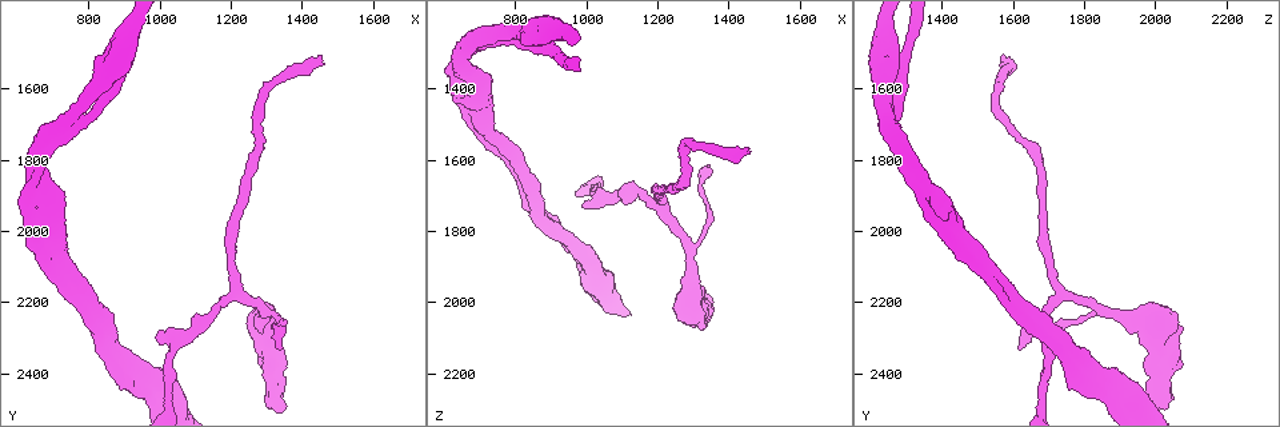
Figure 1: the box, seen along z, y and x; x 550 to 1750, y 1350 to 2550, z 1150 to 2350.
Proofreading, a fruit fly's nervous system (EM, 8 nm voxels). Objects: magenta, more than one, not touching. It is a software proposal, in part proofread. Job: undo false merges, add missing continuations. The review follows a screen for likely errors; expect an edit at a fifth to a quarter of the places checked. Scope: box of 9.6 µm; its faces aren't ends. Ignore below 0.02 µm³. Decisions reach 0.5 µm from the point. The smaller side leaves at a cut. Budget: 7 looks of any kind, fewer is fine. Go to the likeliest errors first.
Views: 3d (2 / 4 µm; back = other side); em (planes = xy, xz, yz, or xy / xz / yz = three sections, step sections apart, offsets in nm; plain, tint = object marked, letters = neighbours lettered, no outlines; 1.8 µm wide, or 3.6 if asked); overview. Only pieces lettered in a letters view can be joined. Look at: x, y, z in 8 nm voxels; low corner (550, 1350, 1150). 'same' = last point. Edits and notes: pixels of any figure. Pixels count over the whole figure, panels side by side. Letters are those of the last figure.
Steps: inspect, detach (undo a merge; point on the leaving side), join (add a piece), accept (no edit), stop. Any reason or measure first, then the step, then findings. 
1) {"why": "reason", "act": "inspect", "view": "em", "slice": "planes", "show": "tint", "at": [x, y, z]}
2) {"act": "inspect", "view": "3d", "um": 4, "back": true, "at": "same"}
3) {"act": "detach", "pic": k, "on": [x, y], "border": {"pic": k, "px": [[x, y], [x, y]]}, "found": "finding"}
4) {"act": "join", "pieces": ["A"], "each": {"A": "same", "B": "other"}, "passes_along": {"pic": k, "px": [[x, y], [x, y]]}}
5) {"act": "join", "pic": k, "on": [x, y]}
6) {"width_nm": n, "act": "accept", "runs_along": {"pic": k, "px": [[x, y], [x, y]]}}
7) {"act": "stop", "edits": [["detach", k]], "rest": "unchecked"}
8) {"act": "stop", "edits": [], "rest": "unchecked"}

{"why": "branch stops here", "act": "inspect", "view": "em", "slice": "xy", "step": 4, "show": "tint", "at": [1450, 1510, 1560]}

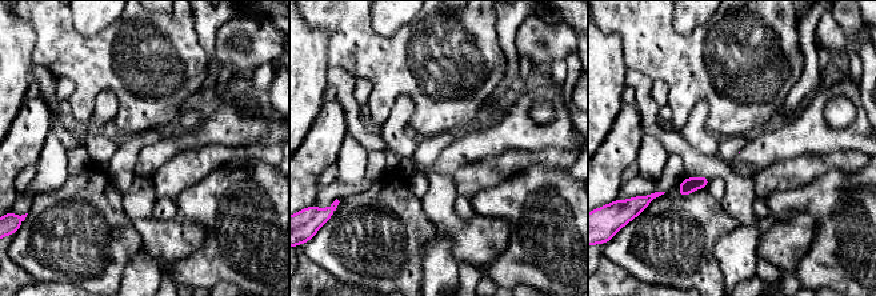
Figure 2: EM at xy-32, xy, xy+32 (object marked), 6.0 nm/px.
{"act": "inspect", "view": "em", "slice": "planes", "show": "letters", "at": "same"}

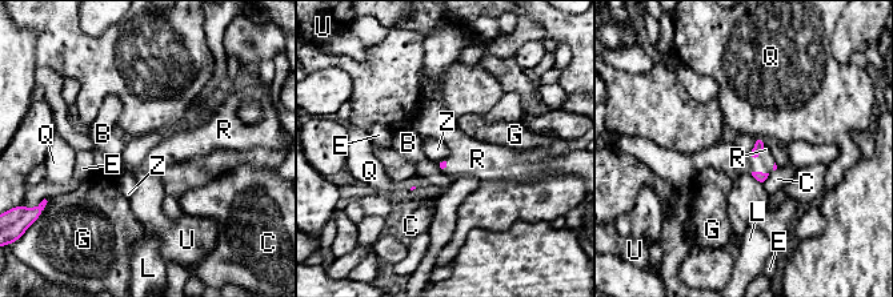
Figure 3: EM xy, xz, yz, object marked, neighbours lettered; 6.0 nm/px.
{"act": "join", "pic": 3, "on": [764, 163], "each": {"B": "other", "C": "other", "E": "other", "G": "other", "L": "other", "Q": "other", "R": "same", "U": "other", "Z": "other"}, "passes_along": {"pic": 3, "px": [[759, 147], [757, 155], [764, 163]]}, "found": "it goes on there"}

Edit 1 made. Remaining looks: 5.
{"why": "three-way junction", "act": "inspect", "view": "3d", "um": 4, "back": true, "at": [890, 1550, 1270]}

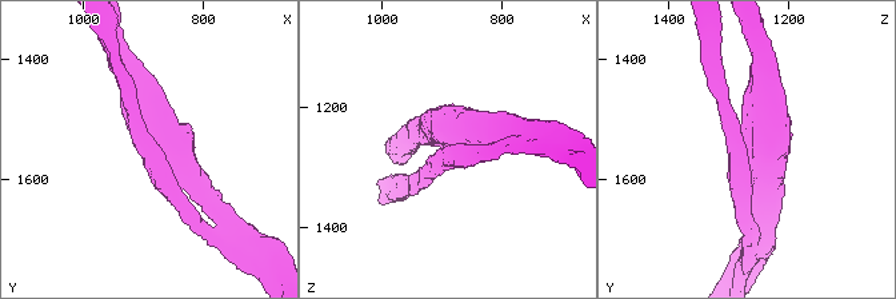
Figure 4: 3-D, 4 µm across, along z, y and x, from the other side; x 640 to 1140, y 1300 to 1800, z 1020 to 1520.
{"act": "inspect", "view": "em", "um": 3.6, "slice": "planes", "show": "tint", "at": [885, 1545, 1275]}

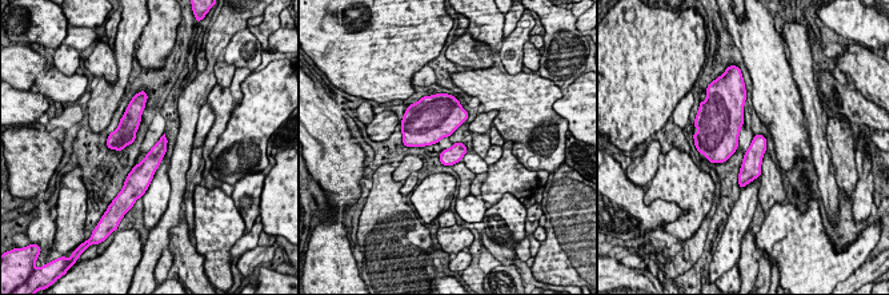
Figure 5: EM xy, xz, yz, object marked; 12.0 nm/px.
{"act": "inspect", "view": "em", "um": 3.6, "slice": "planes", "show": "letters", "at": "same"}

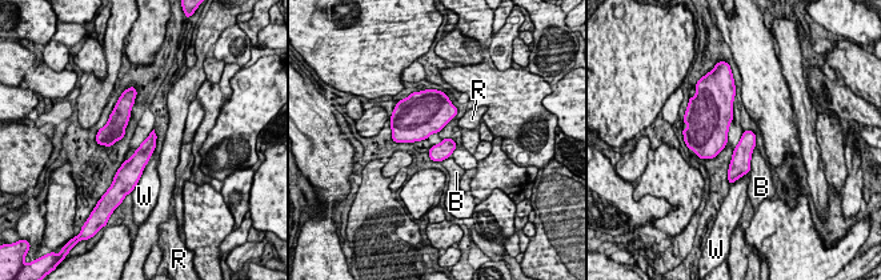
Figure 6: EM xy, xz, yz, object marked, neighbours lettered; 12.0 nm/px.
{"act": "accept", "each": {"B": "other", "R": "other", "W": "other"}, "border": {"pic": 6, "px": [[151, 155], [139, 182], [133, 187]]}, "found": "continuous, no second cell"}

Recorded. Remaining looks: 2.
{"why": "closes a loop", "act": "inspect", "view": "em", "slice": "xz", "step": 4, "show": "tint", "at": [670, 1870, 1350]}

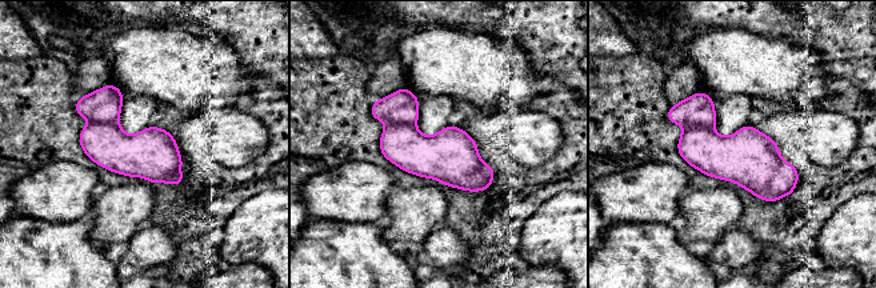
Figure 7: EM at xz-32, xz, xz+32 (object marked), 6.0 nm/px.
{"act": "inspect", "view": "em", "slice": "planes", "show": "letters", "at": "same"}

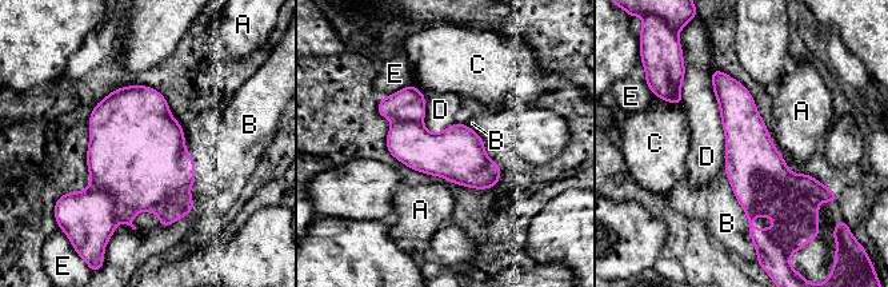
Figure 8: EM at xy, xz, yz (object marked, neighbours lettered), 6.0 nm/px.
{"longest_contact_nm": ["D", 600], "act": "accept", "each": {"A": "other", "B": "other", "C": "other", "D": "other", "E": "other"}, "runs_along": {"pic": 8, "px": [[716, 72], [775, 195], [775, 220]]}, "found": "all the same cell"}

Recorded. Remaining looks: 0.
{"act": "stop", "edits": [["join", 3]], "rest": "unchecked"}

